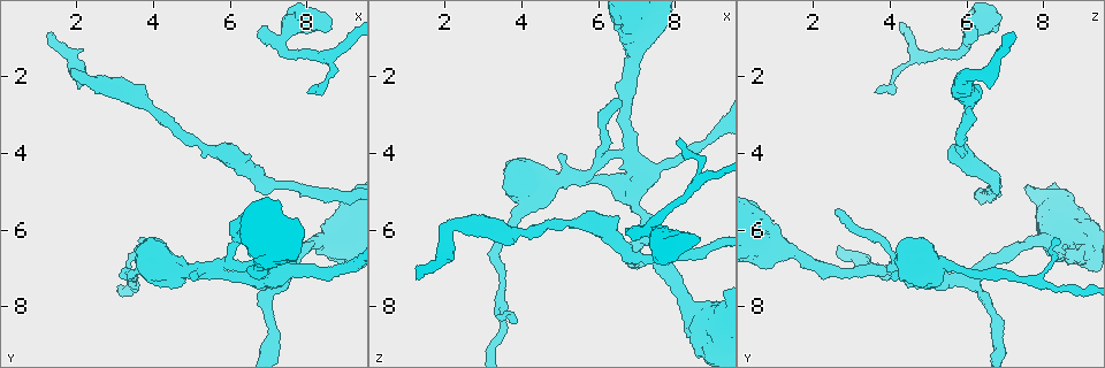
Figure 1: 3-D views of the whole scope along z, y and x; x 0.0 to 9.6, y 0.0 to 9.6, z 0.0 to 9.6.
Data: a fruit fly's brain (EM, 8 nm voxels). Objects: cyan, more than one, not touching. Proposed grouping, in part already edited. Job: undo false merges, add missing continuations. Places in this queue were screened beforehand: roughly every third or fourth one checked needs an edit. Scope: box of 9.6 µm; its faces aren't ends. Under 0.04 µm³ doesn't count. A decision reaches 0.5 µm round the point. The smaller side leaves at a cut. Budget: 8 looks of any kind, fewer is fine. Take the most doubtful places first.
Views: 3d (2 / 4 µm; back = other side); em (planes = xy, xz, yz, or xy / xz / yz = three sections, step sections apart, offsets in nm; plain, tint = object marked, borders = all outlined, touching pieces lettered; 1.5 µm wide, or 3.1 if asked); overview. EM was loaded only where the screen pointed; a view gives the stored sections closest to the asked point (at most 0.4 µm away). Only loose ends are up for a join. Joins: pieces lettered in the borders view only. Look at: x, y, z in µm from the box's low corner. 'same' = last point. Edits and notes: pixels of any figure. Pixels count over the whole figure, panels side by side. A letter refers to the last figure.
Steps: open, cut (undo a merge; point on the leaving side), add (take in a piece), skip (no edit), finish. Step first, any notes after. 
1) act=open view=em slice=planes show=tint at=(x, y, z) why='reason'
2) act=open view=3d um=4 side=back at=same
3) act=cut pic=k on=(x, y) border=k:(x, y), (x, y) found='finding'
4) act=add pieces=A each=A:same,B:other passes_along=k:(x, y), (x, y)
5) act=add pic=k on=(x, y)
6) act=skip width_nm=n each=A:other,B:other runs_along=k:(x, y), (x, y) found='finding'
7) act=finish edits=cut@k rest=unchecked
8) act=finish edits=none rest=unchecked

act=open view=3d um=4 at=(1.35, 0.90, 7.20) why='an open end'

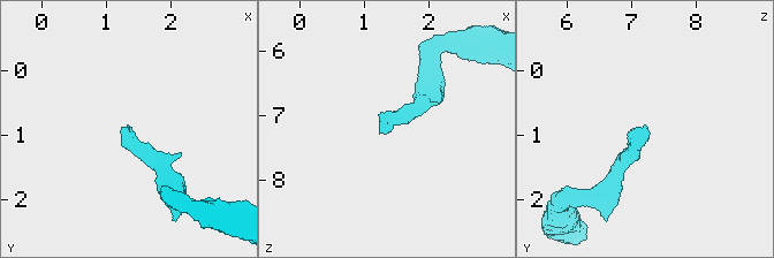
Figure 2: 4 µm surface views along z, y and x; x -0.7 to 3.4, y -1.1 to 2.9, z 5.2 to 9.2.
act=open view=em slice=yz step=8 show=tint at=(1.30, 0.90, 7.20)

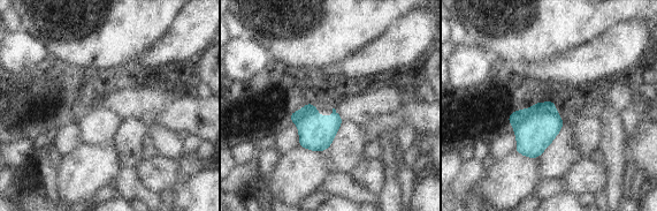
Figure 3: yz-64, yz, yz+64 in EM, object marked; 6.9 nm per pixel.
act=open view=em slice=planes show=borders at=same why='cut it another way'

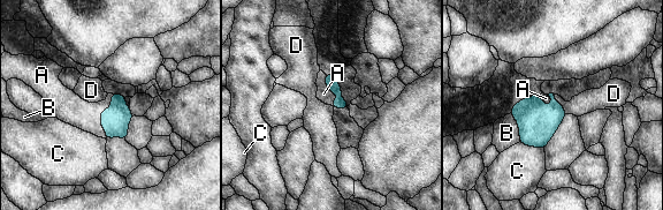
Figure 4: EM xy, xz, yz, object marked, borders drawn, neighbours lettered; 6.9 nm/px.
act=add pieces=A each=A:same,B:other,C:other,D:other passes_along=4:(115, 121), (101, 114), (67, 106) found='it goes on there'

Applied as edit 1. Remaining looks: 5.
act=open view=overview

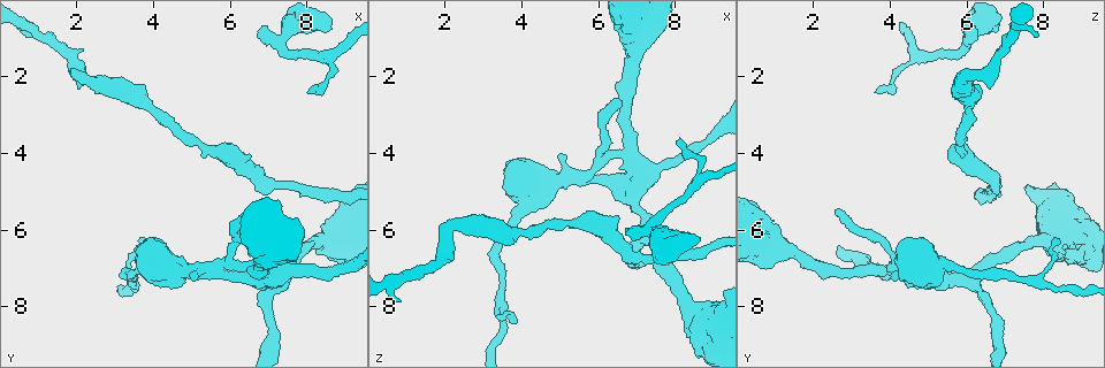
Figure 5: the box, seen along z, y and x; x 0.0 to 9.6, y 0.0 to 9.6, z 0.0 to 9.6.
act=open view=em slice=planes show=borders at=(8.15, 2.40, 3.65) why='tapers out'

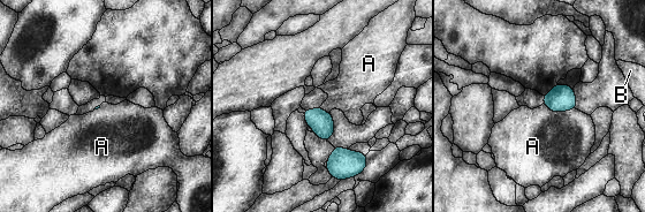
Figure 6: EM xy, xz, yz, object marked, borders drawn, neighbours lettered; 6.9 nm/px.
act=skip each=A:other,B:other border=6:(544, 103), (556, 112), (575, 110) found='no lettered piece goes on from it'

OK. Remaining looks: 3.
act=open view=3d um=4 at=(6.80, 0.75, 6.05) why='stops while still wide'

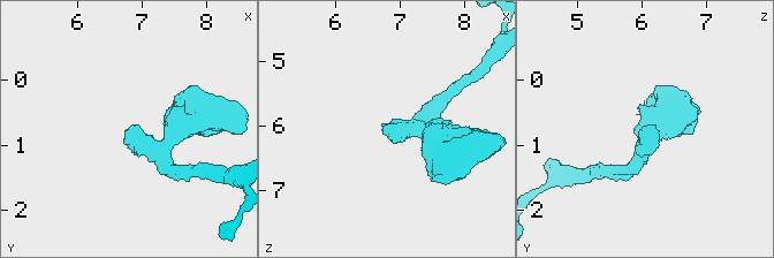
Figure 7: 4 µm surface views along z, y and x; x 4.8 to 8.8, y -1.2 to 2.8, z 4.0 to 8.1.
act=open view=em slice=yz step=4 show=tint at=(6.85, 0.70, 6.10)

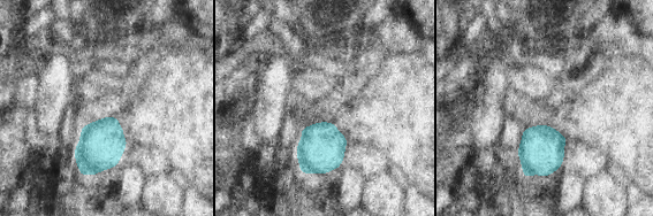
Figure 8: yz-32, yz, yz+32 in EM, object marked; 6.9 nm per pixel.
act=open view=em slice=planes show=borders at=same

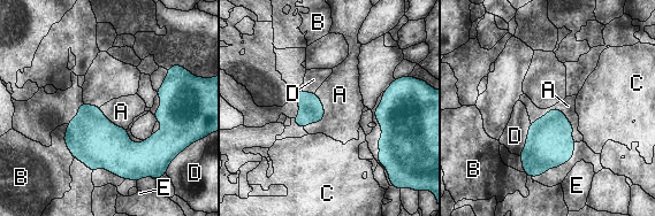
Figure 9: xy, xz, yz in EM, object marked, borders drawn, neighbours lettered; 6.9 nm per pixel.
act=skip each=A:other,B:other,C:other,D:other,E:other border=9:(531, 123), (558, 109), (574, 141) found='no lettered piece goes on from it'

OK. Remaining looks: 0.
act=finish edits=add@4 rest=unchecked

